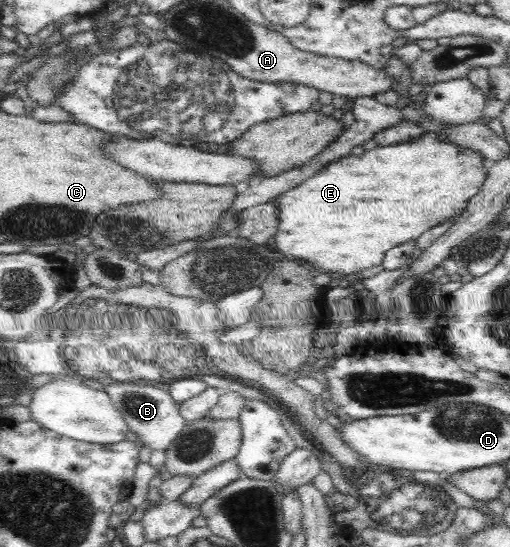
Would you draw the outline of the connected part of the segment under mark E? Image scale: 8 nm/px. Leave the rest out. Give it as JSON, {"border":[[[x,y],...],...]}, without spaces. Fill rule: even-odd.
{"border":[[[428,130],[420,137],[408,140],[407,142],[377,146],[374,149],[364,151],[359,156],[348,154],[340,159],[332,160],[332,163],[328,163],[326,167],[322,167],[314,177],[306,179],[304,183],[300,183],[300,185],[282,192],[277,197],[277,219],[279,219],[279,226],[276,228],[274,235],[274,252],[279,252],[280,255],[288,258],[297,259],[301,263],[302,261],[309,261],[312,265],[311,269],[312,267],[316,267],[315,270],[332,273],[335,277],[343,277],[350,275],[350,273],[358,273],[362,269],[368,269],[368,267],[374,267],[374,265],[380,265],[384,254],[389,249],[392,249],[392,247],[402,245],[402,243],[410,240],[416,240],[417,237],[428,231],[430,227],[453,220],[454,218],[458,219],[464,213],[469,199],[473,195],[476,195],[478,190],[484,185],[489,168],[490,164],[483,158],[483,155],[477,151],[457,146],[452,142],[438,139],[432,130]]]}

